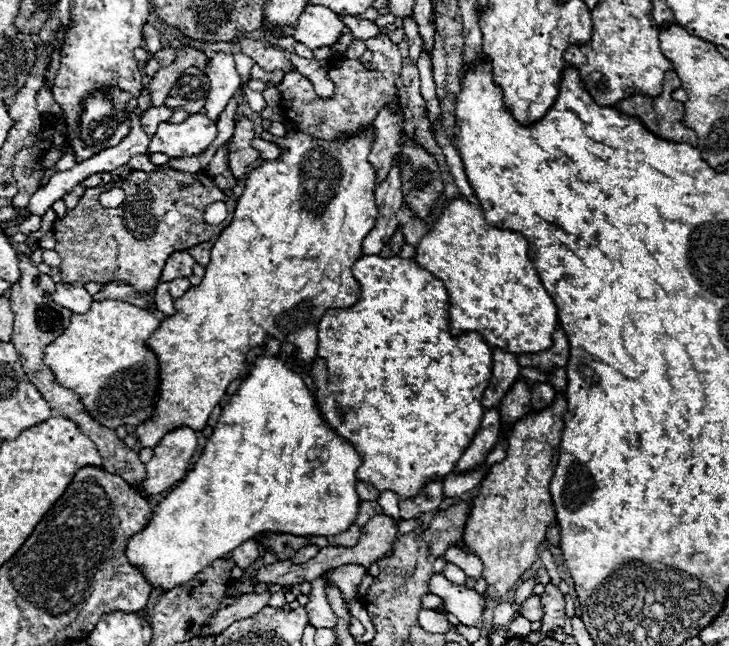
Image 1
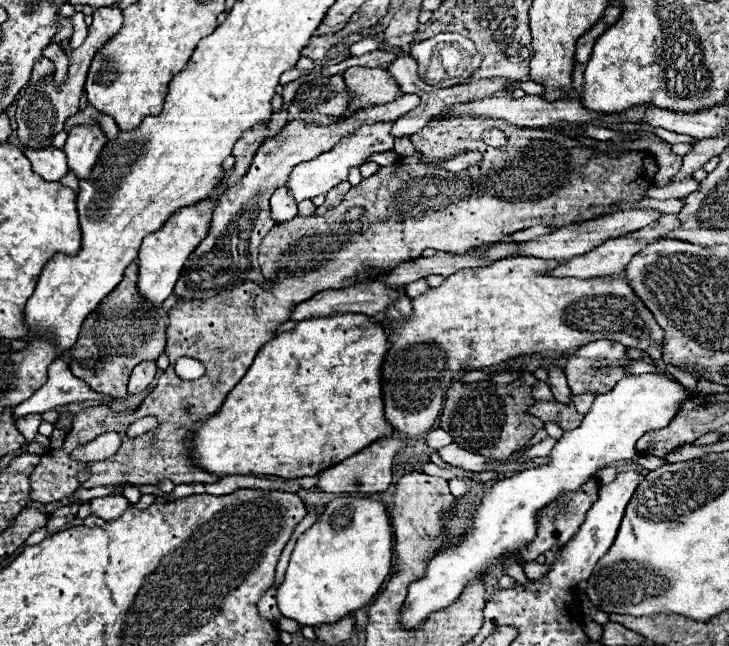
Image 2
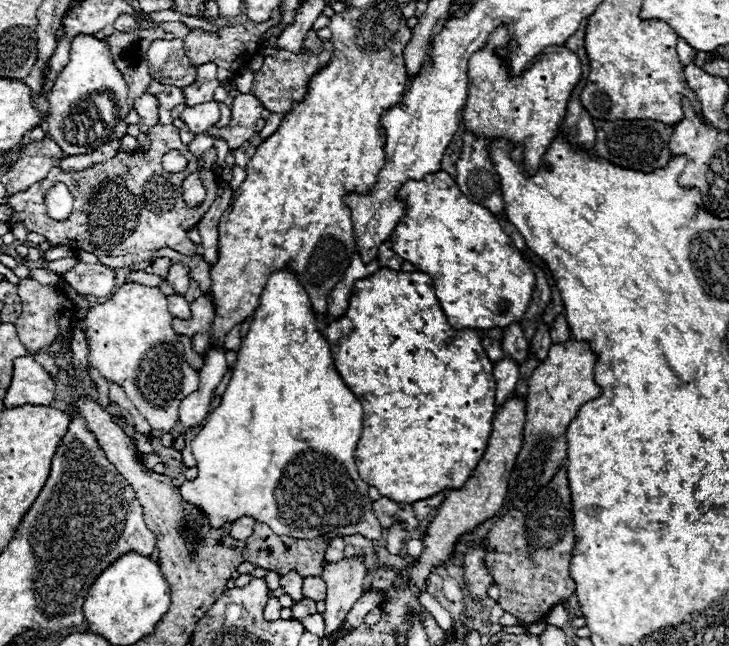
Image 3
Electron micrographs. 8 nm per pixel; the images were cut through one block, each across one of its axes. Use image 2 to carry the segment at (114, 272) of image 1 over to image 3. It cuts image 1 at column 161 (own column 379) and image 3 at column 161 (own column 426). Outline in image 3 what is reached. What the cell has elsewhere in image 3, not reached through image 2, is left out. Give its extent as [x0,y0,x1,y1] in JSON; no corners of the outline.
[8,124,216,270]

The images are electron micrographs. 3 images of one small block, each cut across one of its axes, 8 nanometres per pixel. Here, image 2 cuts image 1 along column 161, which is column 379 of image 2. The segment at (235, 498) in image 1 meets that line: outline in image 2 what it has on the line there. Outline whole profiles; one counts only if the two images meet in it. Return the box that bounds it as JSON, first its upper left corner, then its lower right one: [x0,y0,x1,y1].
[276,498,392,626]

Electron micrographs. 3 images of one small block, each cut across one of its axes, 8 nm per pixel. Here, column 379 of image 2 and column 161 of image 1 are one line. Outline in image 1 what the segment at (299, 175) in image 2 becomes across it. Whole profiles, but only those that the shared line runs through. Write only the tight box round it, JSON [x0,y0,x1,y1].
[148,112,216,158]

